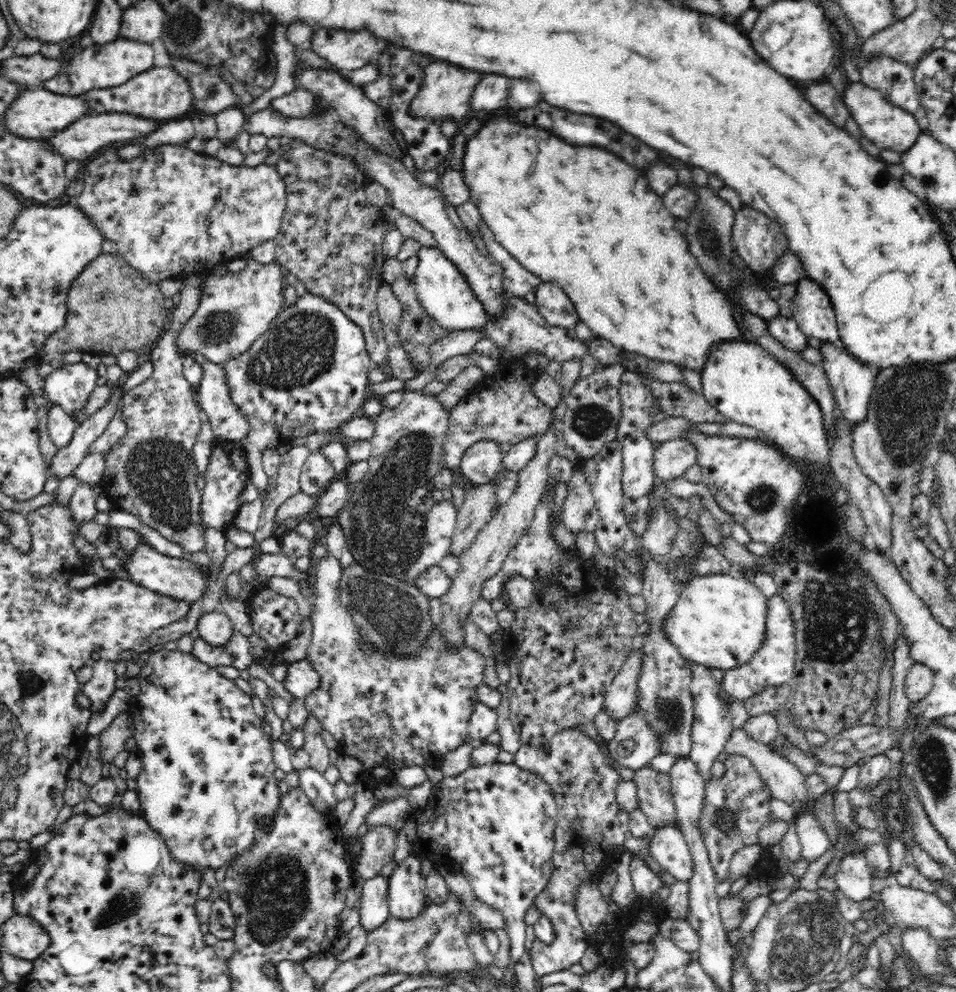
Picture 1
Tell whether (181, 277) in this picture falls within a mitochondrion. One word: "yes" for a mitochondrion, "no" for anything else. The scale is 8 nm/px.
no

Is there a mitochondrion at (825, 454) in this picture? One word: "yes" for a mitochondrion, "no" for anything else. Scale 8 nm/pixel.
no

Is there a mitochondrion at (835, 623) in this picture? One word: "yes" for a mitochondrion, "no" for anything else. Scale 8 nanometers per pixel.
yes

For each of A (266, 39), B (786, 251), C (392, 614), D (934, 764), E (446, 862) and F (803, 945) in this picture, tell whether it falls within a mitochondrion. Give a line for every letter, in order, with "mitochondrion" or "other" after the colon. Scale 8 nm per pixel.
A: other
B: other
C: mitochondrion
D: mitochondrion
E: other
F: mitochondrion

